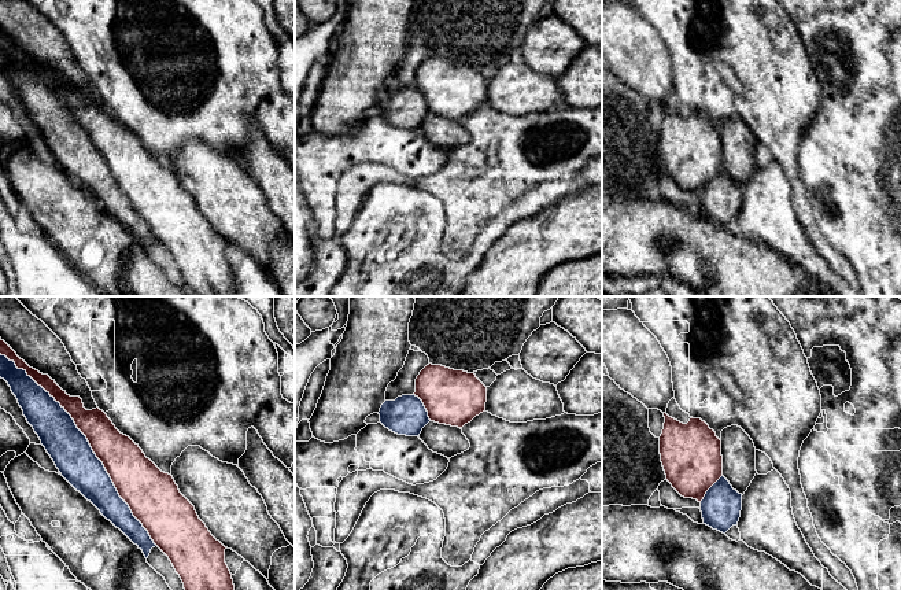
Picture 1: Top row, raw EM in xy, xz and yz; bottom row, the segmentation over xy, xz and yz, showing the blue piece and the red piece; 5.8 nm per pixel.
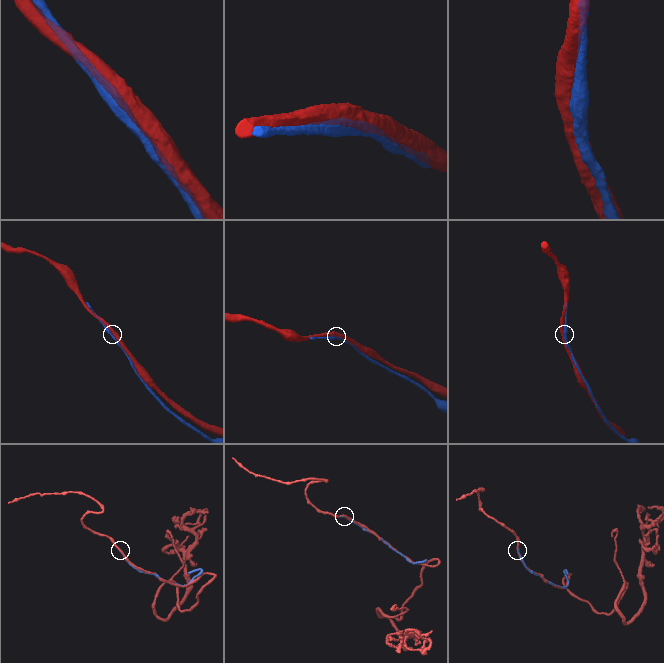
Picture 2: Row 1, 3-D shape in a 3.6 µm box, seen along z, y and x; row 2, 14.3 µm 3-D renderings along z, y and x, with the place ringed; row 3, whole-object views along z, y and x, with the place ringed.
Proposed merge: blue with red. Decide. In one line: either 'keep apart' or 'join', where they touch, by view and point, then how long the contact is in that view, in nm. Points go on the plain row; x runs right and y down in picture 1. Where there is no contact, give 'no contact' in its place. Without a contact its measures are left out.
keep apart | xy (89, 137) | 1450 nm

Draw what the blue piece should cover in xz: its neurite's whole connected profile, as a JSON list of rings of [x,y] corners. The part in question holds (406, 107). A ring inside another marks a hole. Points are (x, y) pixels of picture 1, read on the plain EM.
[[[414,86],[385,93],[379,107],[385,121],[406,129],[420,129],[422,121],[431,114],[422,93]]]

